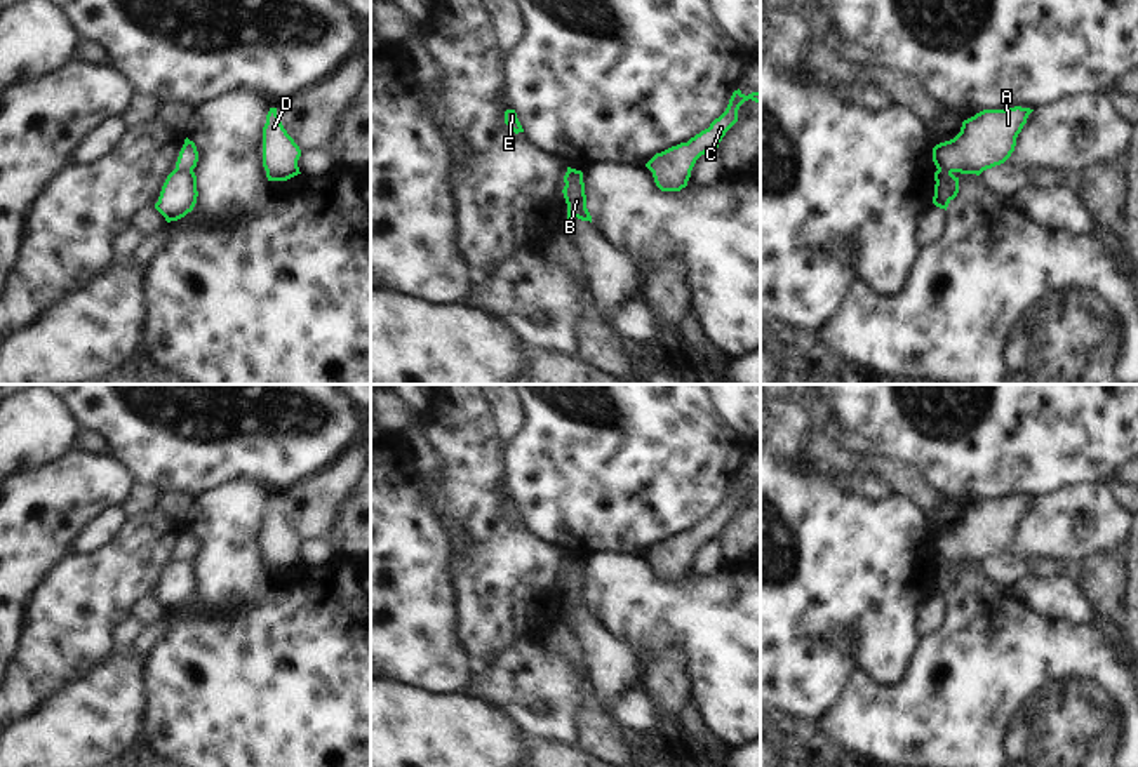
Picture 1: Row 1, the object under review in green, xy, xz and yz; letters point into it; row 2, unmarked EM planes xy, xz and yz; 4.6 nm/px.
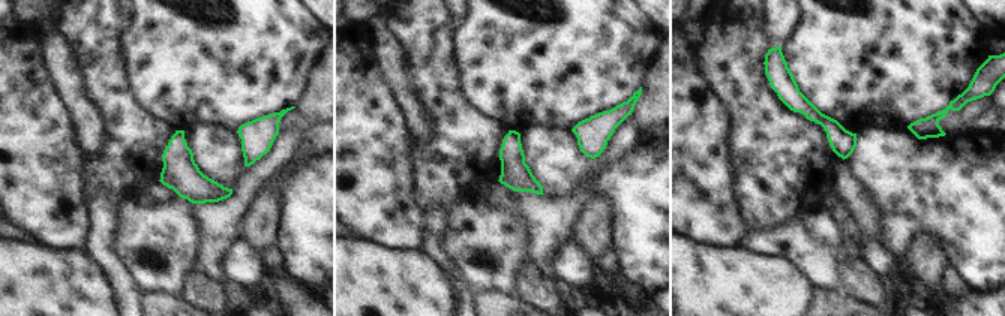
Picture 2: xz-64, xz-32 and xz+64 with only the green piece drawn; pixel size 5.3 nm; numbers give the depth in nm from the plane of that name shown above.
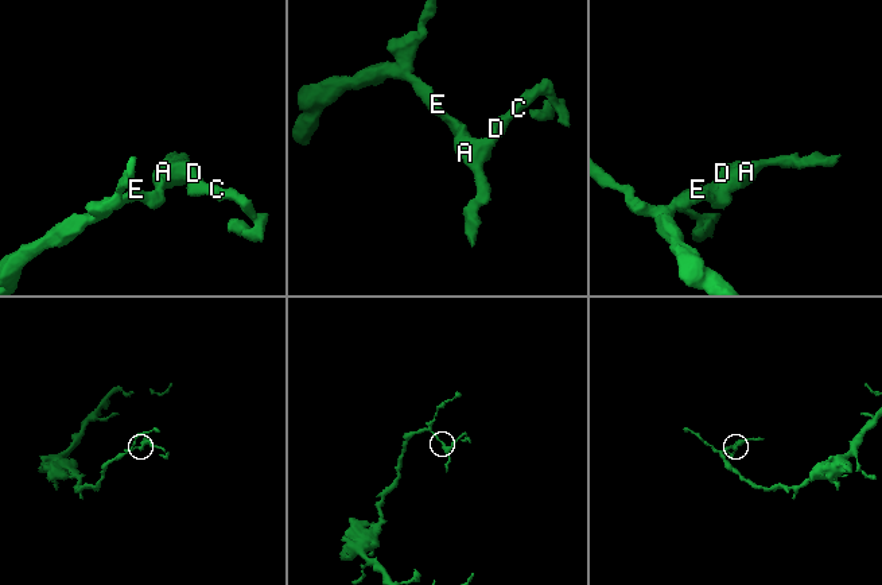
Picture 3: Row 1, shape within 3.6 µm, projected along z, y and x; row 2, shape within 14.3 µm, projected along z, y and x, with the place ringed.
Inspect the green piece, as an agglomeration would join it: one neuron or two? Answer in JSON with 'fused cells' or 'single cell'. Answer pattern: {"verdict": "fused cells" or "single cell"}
{"verdict": "fused cells"}

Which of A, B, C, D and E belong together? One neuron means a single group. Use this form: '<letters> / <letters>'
A B C D / E

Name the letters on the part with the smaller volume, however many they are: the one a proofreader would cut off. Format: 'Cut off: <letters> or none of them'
Cut off: A, B, C, D.

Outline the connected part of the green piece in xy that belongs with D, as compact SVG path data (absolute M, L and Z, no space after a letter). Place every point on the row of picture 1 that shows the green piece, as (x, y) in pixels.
M270 108L263 127L263 167L268 181L287 181L299 172L299 146L284 129L277 108Z

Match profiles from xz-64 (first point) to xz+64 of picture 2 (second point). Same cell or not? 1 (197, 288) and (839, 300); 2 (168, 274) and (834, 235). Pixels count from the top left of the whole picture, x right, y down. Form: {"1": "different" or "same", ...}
{"1": "different", "2": "different"}

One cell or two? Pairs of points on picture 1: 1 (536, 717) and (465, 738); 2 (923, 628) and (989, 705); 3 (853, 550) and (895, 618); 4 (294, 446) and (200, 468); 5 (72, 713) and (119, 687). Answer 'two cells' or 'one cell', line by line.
1: two cells
2: two cells
3: one cell
4: one cell
5: one cell

